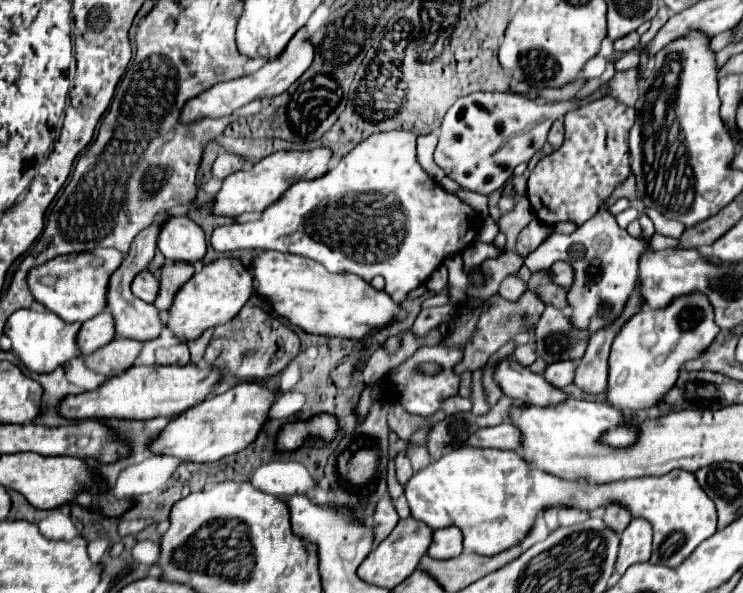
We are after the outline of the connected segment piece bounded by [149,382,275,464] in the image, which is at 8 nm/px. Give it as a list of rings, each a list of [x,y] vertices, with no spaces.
[[[241,382],[235,388],[227,390],[219,396],[209,396],[203,402],[195,404],[187,412],[175,416],[159,434],[149,442],[149,450],[153,454],[173,456],[181,462],[217,462],[229,454],[241,452],[247,444],[251,444],[263,422],[267,420],[269,406],[275,398],[275,390],[265,388],[257,382]]]

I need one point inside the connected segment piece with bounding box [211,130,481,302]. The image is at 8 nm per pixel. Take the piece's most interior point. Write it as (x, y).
(351, 220)

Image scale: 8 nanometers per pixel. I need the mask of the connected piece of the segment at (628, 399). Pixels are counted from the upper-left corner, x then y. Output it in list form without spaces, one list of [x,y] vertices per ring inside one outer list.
[[[693,292],[689,296],[679,296],[665,308],[643,308],[641,312],[633,314],[617,332],[611,354],[609,354],[609,380],[607,380],[607,404],[617,408],[623,414],[621,424],[607,428],[605,436],[601,436],[601,444],[611,444],[611,448],[629,448],[637,442],[637,424],[639,424],[639,412],[649,410],[657,404],[663,402],[665,394],[673,388],[673,384],[679,378],[679,370],[683,368],[685,362],[699,358],[705,354],[705,348],[713,344],[721,328],[717,328],[713,320],[713,306],[709,304],[707,296],[703,292]]]

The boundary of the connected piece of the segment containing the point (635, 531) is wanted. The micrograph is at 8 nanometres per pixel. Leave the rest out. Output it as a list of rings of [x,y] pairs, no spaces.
[[[633,518],[621,534],[621,548],[615,570],[623,574],[635,562],[647,562],[651,556],[651,524],[647,520]]]

